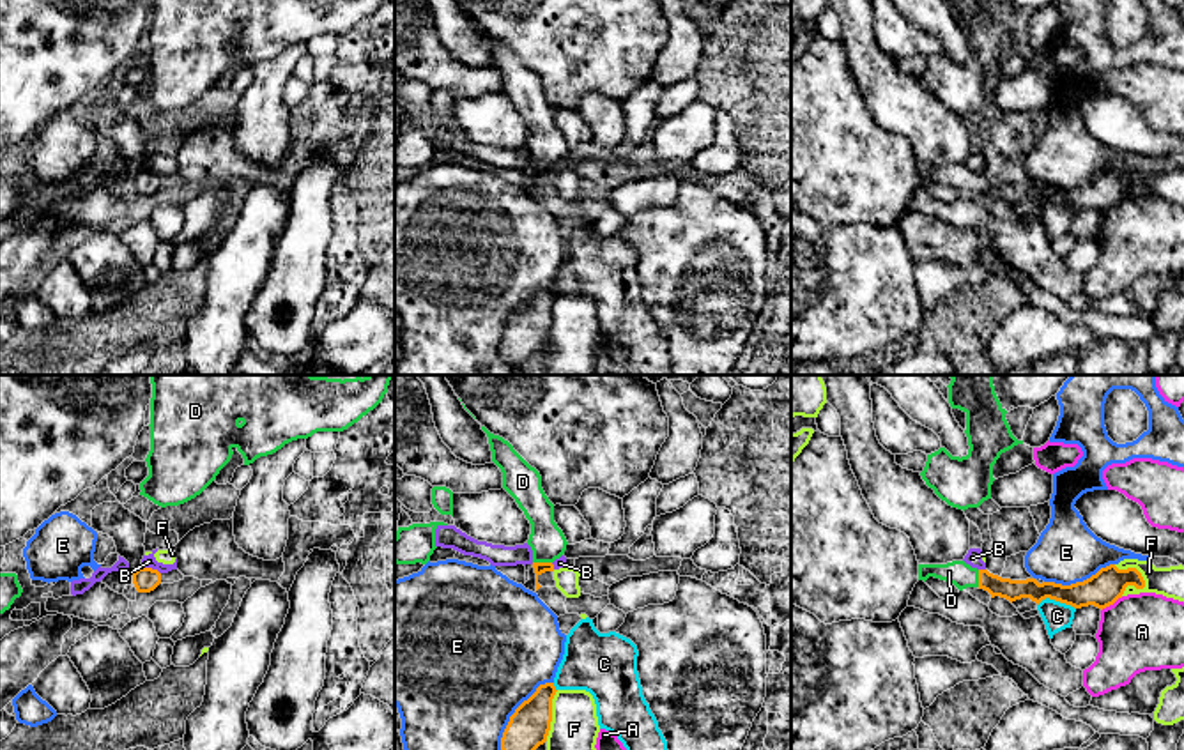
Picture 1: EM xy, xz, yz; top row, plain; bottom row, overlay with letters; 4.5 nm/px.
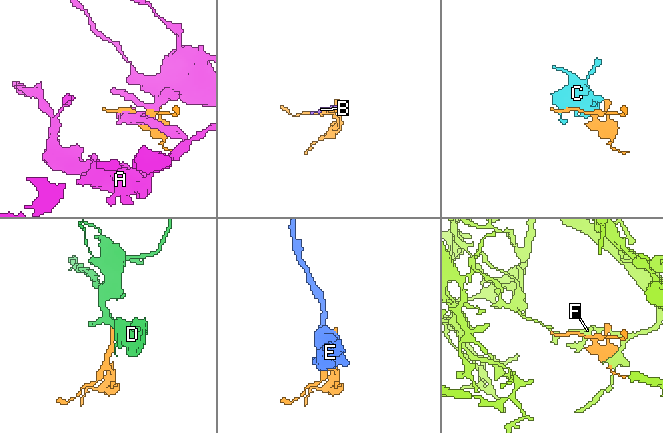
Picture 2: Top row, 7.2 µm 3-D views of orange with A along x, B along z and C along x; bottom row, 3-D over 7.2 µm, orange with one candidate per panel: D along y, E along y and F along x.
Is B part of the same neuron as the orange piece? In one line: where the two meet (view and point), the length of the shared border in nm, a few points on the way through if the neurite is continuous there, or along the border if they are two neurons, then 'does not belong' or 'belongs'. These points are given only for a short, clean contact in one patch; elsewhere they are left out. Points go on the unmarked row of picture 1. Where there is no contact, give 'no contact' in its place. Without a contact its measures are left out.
meets orange in xy at (151, 172); contact 100 nm long; border along xy (142, 168), (160, 177); does not belong

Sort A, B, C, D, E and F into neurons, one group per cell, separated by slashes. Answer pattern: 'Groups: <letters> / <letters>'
Groups: A / B F / C / D / E

